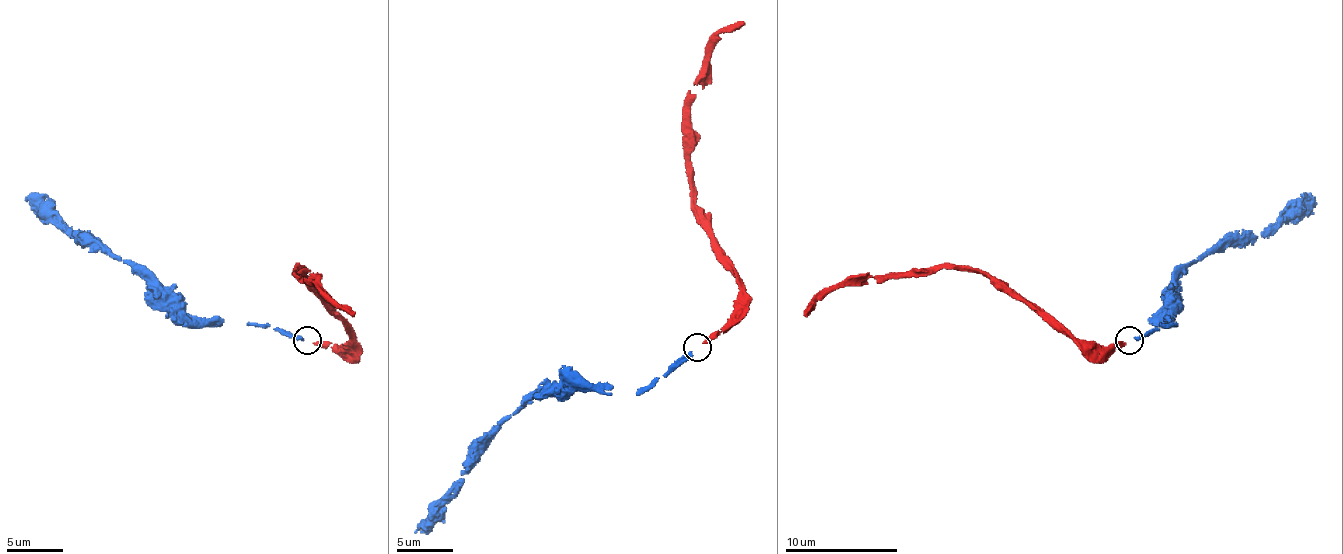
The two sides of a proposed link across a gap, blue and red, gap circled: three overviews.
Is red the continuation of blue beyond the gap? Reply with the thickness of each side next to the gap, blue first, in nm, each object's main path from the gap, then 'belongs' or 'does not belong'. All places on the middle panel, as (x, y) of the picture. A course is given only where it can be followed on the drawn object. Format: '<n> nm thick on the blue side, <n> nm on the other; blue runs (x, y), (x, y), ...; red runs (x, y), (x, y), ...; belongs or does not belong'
320 nm thick on the blue side, 280 nm on the other; blue runs (690, 350), (659, 378), (637, 390), (539, 390), (480, 446), (460, 474), (460, 485), (415, 533); red runs (702, 342), (730, 322), (738, 286), (710, 221), (693, 205), (688, 92), (704, 50), (744, 22); belongs

